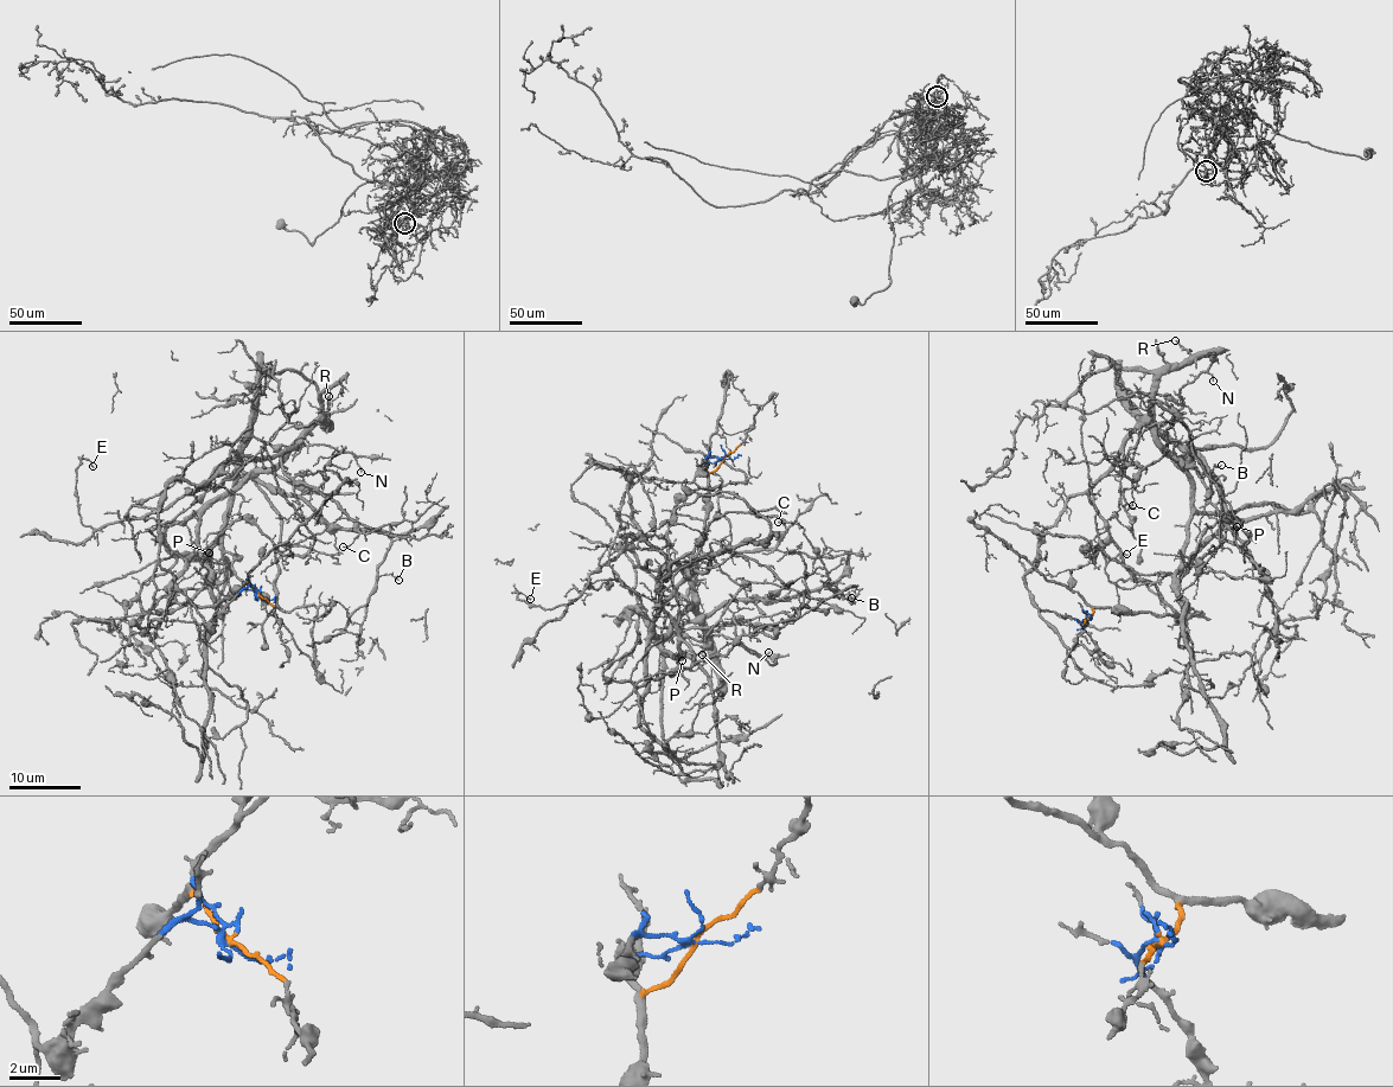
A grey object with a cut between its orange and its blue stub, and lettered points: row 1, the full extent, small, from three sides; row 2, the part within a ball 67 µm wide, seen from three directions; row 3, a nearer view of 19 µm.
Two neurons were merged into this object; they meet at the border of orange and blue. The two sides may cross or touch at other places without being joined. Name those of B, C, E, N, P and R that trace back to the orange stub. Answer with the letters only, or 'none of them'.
B, N, P

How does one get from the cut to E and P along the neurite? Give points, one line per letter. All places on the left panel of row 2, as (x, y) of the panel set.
E: (257, 596), (203, 621), (158, 557), (163, 490), (232, 451), (96, 529), (75, 488), (94, 467)
P: (257, 594), (247, 581), (209, 608), (176, 600), (171, 583), (185, 560), (208, 550), (208, 568), (209, 554)

